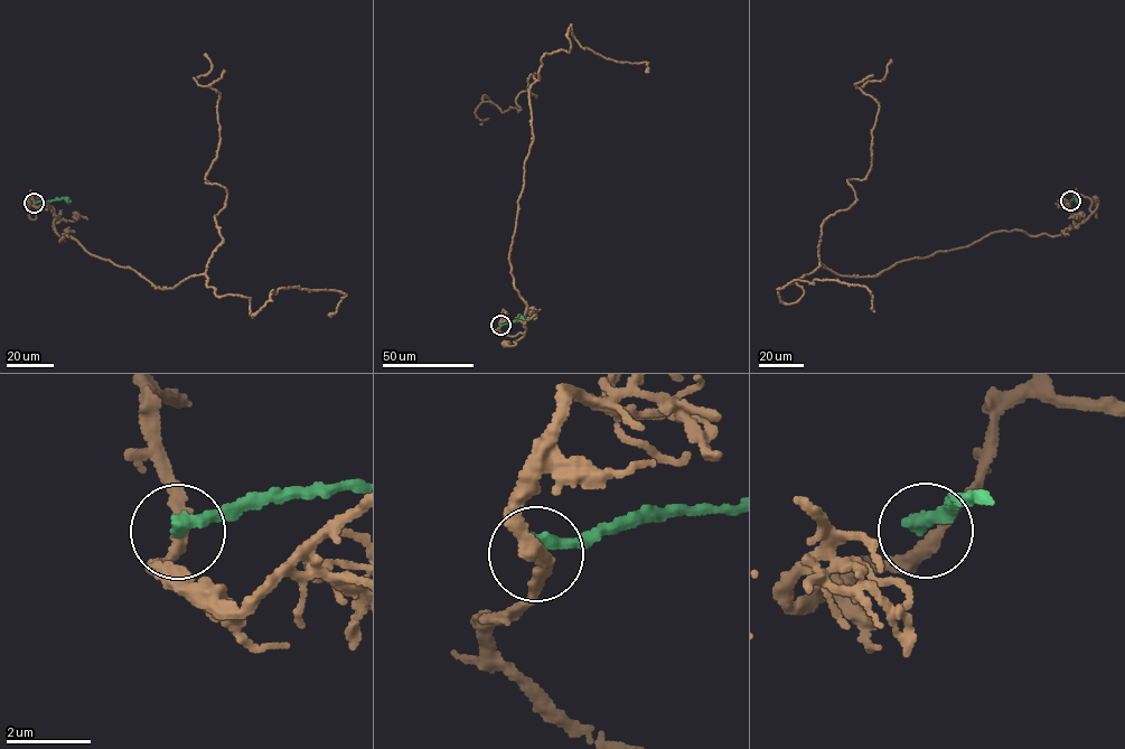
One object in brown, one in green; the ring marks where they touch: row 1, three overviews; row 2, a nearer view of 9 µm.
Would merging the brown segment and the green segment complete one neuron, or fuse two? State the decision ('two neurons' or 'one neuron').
two neurons

